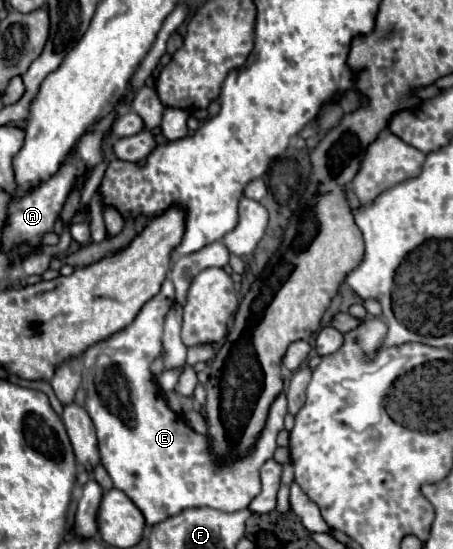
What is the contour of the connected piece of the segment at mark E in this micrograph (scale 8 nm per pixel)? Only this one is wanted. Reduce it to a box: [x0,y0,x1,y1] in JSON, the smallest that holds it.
[82,279,286,527]

